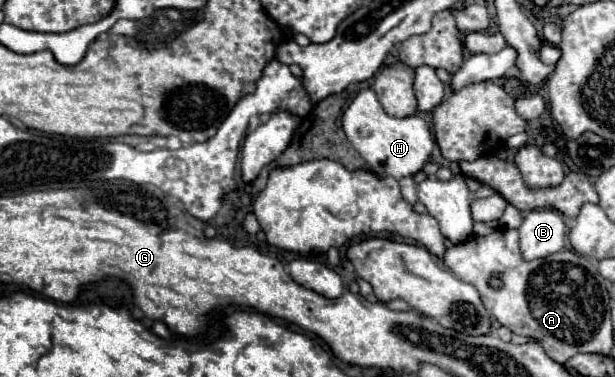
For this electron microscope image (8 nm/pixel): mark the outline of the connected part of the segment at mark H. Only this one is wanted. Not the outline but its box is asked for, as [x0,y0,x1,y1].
[342,89,434,179]

